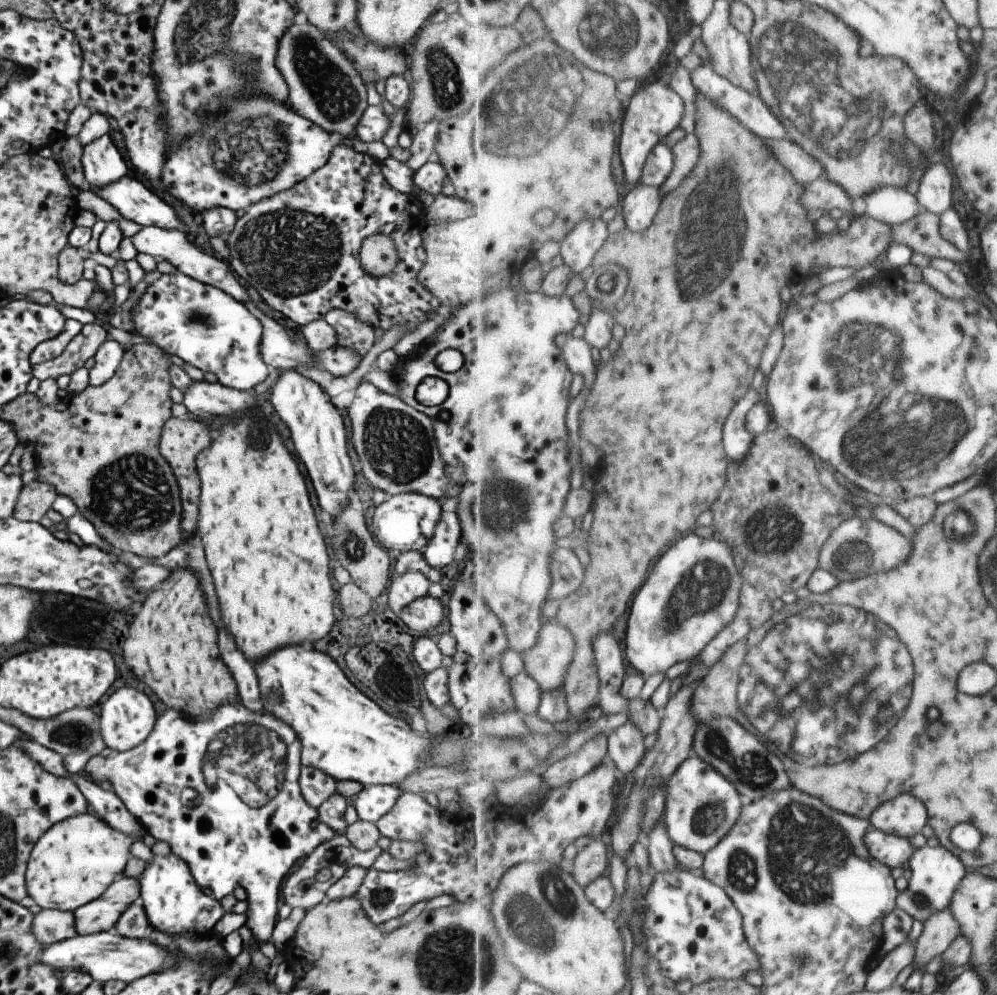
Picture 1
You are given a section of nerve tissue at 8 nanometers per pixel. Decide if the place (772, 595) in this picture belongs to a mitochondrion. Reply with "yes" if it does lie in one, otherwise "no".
no

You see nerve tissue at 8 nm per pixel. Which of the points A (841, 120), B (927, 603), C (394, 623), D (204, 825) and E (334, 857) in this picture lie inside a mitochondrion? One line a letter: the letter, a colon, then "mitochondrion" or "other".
A: mitochondrion
B: other
C: other
D: other
E: other

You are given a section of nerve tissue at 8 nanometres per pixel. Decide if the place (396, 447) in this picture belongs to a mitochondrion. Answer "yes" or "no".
yes

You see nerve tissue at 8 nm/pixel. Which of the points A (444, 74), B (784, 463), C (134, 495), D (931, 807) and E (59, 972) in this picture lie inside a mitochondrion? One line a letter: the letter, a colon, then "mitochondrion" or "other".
A: mitochondrion
B: mitochondrion
C: mitochondrion
D: other
E: other

